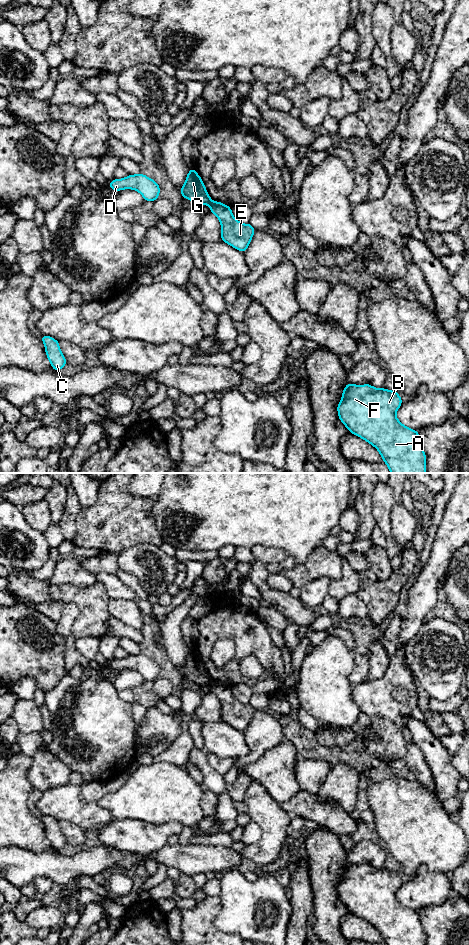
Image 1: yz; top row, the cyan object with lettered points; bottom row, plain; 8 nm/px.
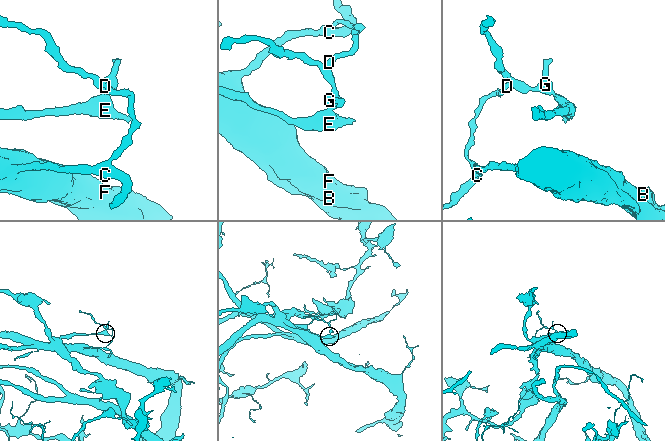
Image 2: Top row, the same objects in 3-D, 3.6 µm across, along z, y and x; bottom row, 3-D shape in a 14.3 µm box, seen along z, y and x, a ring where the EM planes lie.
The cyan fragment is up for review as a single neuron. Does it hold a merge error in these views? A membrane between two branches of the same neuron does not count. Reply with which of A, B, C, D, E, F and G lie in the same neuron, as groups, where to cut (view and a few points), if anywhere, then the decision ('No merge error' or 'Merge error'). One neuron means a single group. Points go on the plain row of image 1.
Groups: A B C D F G / E. Split along yz (211, 680), (208, 684). Merge error

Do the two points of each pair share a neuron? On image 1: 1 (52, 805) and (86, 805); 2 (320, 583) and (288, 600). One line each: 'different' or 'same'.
1: same
2: different

